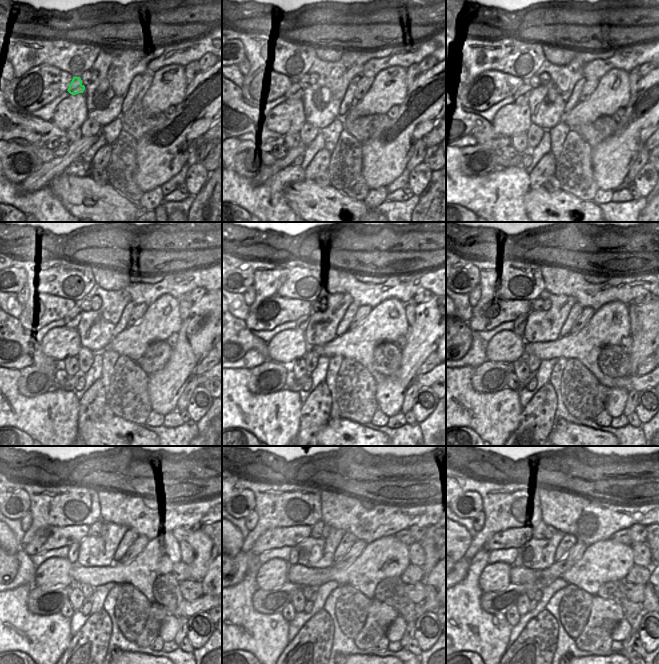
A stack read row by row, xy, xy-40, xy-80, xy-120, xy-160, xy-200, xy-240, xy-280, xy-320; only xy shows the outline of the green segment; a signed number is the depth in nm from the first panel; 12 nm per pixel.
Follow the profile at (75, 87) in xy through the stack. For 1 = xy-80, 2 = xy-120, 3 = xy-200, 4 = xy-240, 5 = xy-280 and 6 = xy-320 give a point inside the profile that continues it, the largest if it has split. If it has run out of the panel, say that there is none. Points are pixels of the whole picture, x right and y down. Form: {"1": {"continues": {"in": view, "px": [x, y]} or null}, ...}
{"1": {"continues": {"in": "xy-80", "px": [522, 94]}}, "2": {"continues": {"in": "xy-120", "px": [72, 319]}}, "3": {"continues": {"in": "xy-200", "px": [520, 324]}}, "4": {"continues": {"in": "xy-240", "px": [72, 555]}}, "5": {"continues": {"in": "xy-280", "px": [293, 559]}}, "6": {"continues": {"in": "xy-320", "px": [517, 562]}}}

